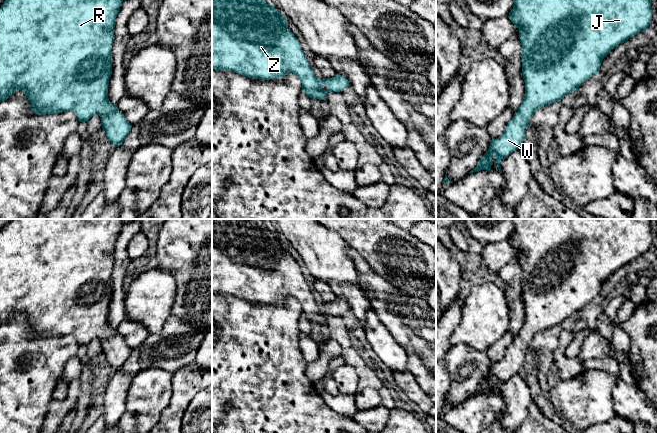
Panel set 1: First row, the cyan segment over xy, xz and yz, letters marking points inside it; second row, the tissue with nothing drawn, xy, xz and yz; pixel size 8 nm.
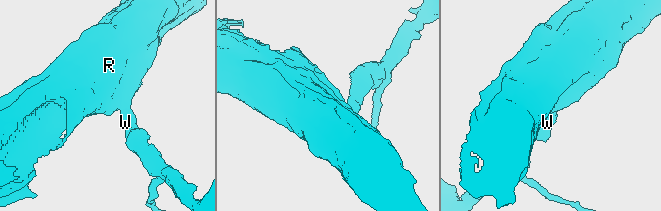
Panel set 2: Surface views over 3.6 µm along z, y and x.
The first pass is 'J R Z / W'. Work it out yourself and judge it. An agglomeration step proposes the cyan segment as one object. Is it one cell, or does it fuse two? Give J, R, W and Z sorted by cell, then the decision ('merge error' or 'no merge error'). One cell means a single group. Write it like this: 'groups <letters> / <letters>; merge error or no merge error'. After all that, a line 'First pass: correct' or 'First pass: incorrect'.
groups J R W Z; no merge error
First pass: incorrect

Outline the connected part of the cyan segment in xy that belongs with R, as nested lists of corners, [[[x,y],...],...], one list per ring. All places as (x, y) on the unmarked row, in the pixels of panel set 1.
[[[11,219],[0,231],[0,326],[18,314],[22,314],[38,339],[58,338],[73,335],[79,346],[87,346],[93,339],[101,341],[102,355],[116,372],[123,368],[132,349],[108,322],[109,303],[112,298],[112,269],[114,266],[115,243],[123,226],[123,219]]]

